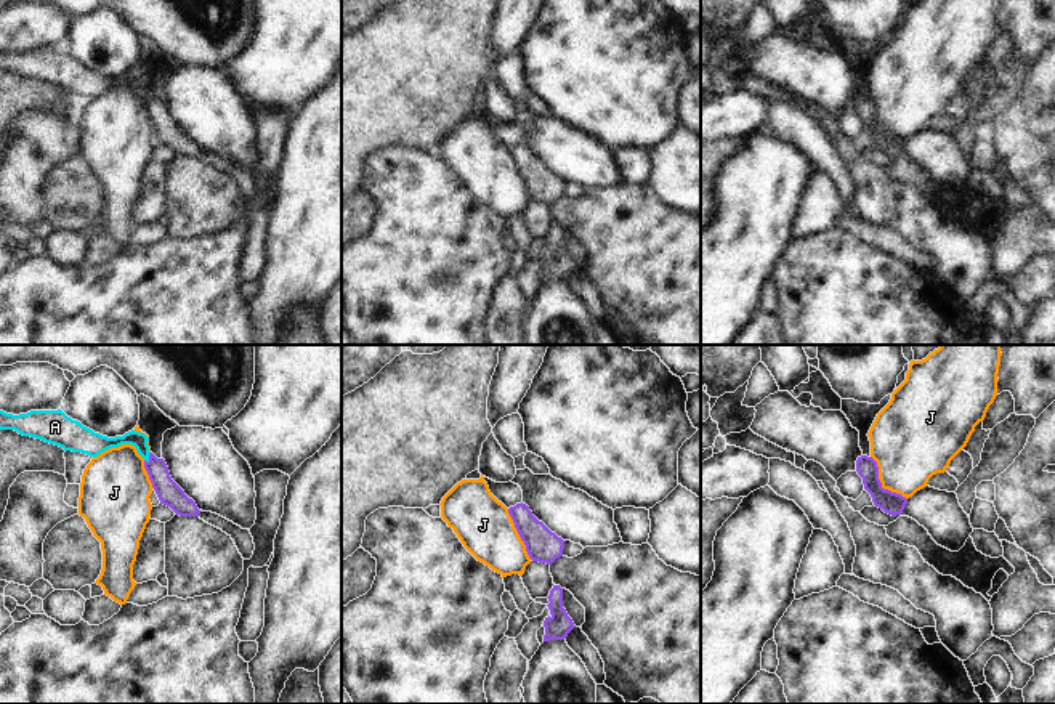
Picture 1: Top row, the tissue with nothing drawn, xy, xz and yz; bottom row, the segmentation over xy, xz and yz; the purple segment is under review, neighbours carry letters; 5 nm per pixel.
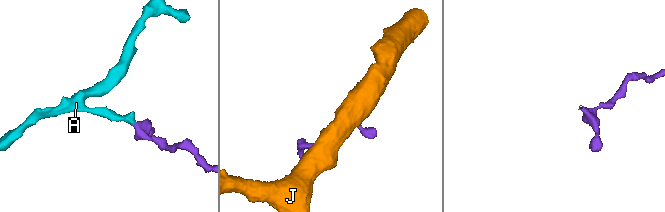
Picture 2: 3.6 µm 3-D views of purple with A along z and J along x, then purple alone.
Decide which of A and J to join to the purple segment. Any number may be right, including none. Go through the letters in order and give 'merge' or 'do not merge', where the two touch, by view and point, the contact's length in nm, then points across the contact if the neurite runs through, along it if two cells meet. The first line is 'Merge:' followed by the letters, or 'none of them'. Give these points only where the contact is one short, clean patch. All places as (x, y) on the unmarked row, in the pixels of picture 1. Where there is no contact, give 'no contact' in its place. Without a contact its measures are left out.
Merge: A
A: merge; meets purple in xy at (149, 98); contact 60 nm long; runs through xy (169, 133), (149, 98), (135, 79)
J: do not merge; meets purple in yz at (881, 124); contact 280 nm long

